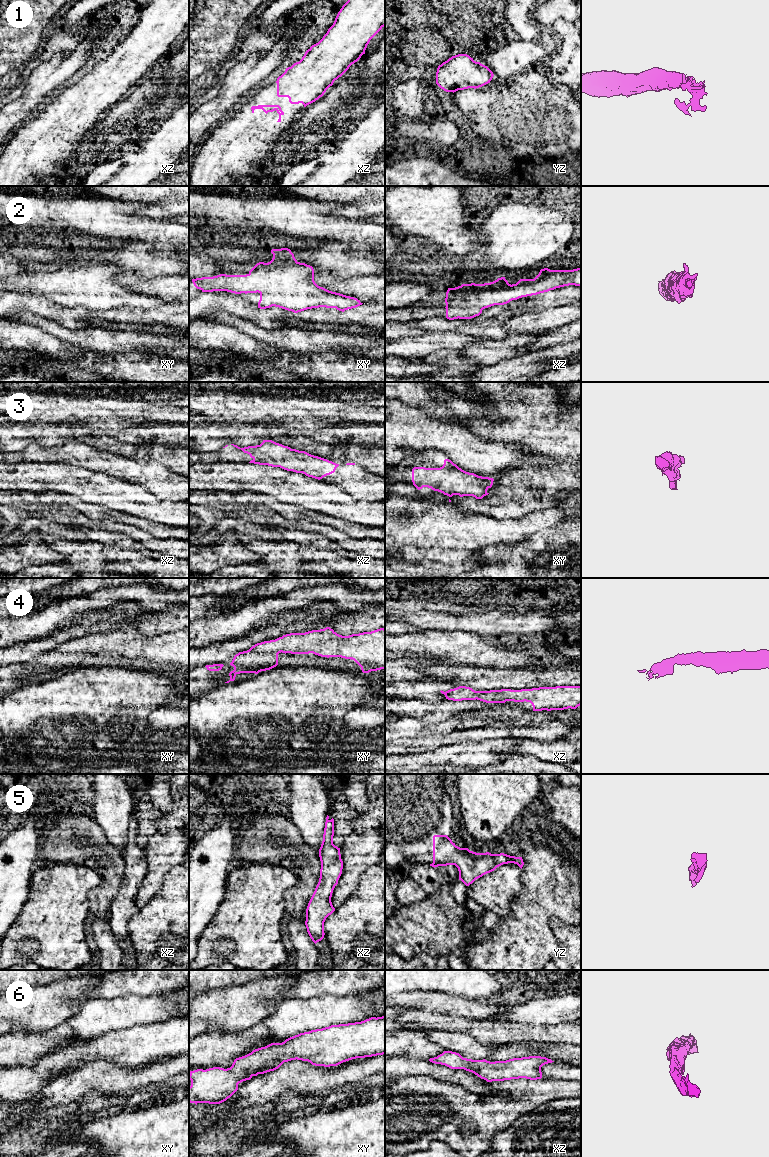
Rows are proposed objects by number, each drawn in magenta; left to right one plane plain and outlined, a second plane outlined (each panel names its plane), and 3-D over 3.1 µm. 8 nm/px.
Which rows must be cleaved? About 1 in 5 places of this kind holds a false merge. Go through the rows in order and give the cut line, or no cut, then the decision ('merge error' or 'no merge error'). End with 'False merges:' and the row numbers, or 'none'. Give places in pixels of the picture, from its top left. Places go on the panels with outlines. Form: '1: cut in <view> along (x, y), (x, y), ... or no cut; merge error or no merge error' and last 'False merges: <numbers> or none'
1: no cut; no merge error
2: no cut; no merge error
3: no cut; no merge error
4: no cut; no merge error
5: no cut; no merge error
6: no cut; no merge error
False merges: none

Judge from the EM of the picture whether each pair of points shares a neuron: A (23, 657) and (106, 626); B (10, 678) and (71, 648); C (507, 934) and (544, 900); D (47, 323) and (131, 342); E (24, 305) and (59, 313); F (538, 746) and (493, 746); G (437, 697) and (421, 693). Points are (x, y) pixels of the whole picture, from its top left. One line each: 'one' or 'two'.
A: one
B: one
C: one
D: one
E: one
F: two
G: one

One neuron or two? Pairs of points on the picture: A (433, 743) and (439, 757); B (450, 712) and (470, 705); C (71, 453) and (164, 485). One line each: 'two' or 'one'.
A: two
B: one
C: one

